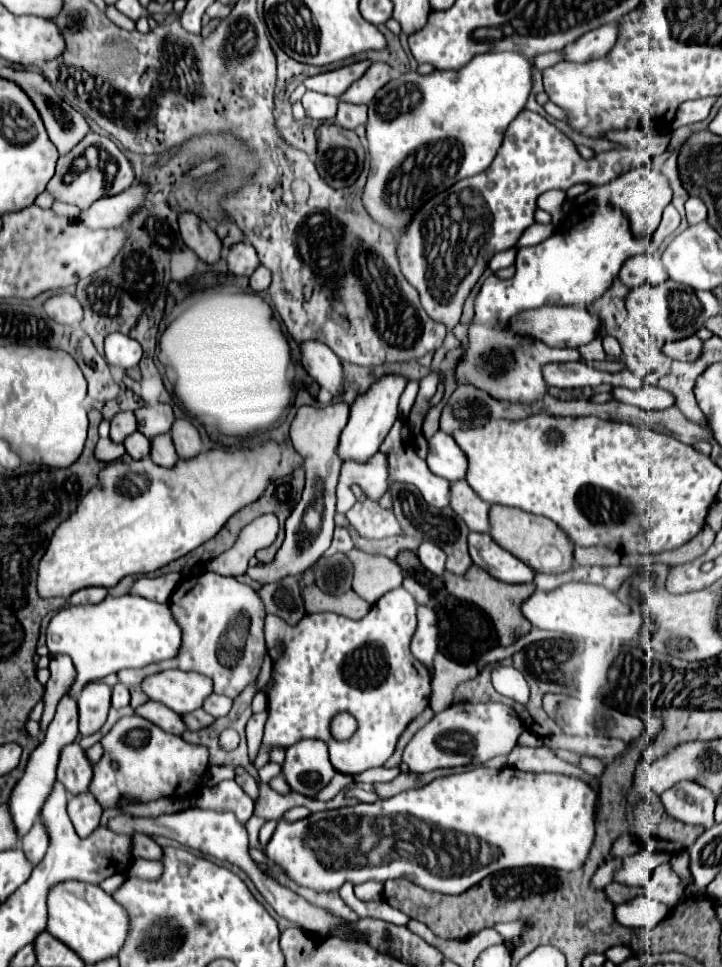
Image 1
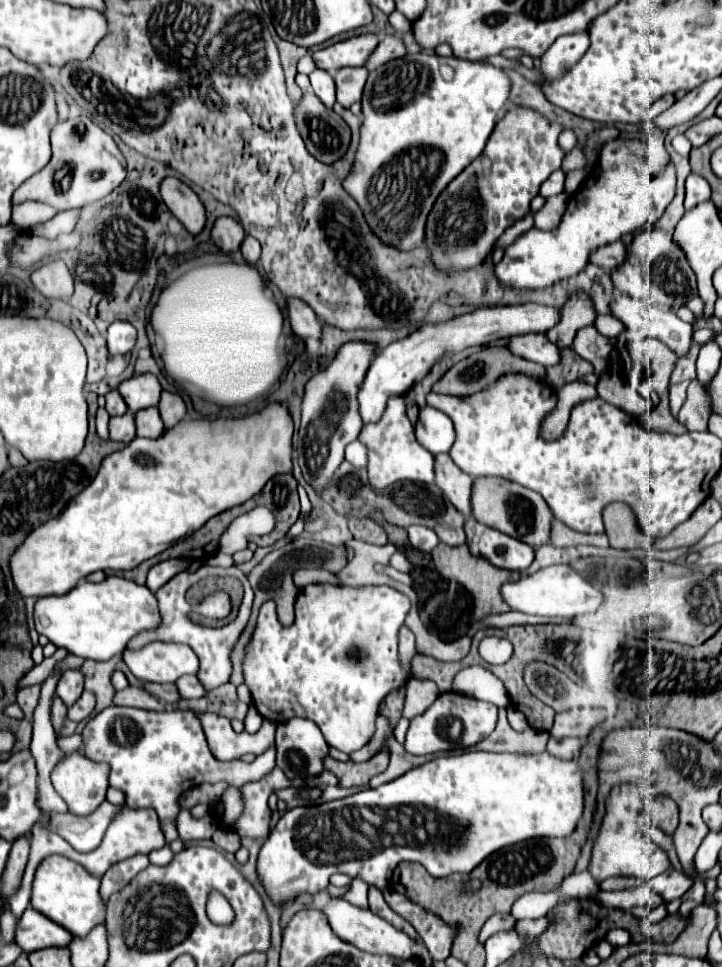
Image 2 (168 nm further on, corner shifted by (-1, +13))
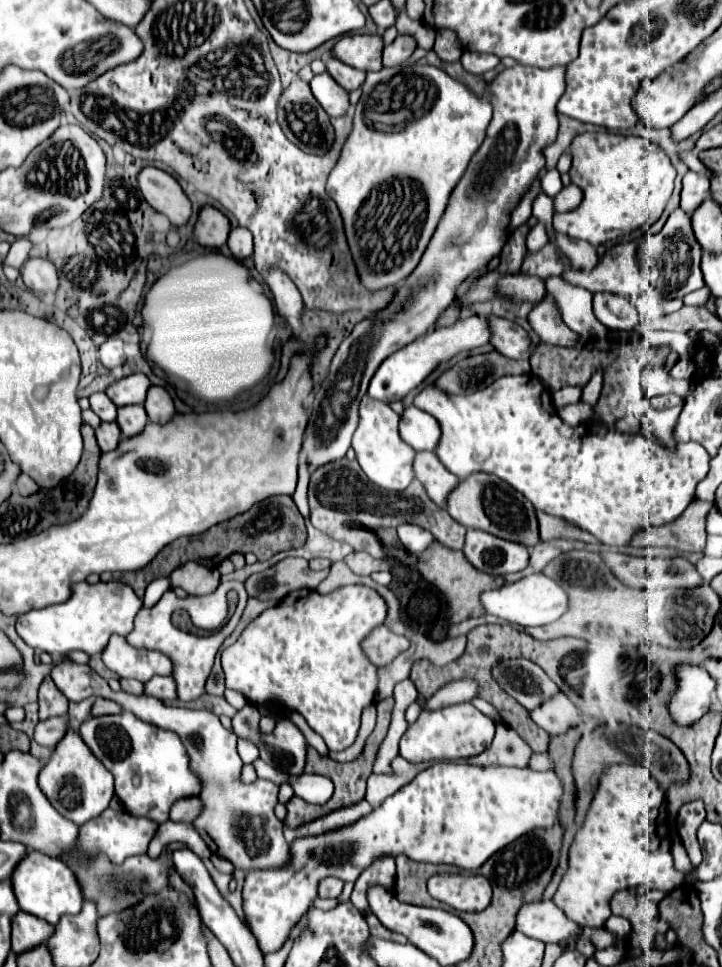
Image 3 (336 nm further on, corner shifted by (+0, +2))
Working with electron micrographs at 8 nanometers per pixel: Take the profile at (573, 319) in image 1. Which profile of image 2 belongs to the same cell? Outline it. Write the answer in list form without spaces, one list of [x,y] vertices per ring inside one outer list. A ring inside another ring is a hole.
[[[535,302],[515,304],[515,306],[495,306],[495,308],[477,308],[469,314],[455,316],[453,320],[447,320],[443,324],[425,324],[417,332],[409,334],[403,340],[397,340],[383,348],[371,362],[357,400],[359,400],[359,414],[363,420],[363,426],[377,424],[387,408],[389,396],[403,396],[409,392],[413,384],[417,384],[429,368],[447,352],[455,354],[469,346],[483,346],[497,338],[511,338],[515,334],[547,334],[553,326],[557,326],[561,320],[561,310],[553,306],[543,306]]]

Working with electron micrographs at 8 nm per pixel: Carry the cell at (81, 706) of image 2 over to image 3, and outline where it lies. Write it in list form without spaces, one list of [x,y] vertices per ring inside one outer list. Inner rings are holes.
[[[50,717],[46,721],[40,721],[34,729],[34,741],[42,747],[54,747],[68,729],[68,717]]]

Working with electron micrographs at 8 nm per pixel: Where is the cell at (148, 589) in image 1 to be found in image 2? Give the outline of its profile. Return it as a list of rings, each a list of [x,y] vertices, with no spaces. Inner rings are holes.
[[[165,560],[155,564],[147,574],[147,588],[151,592],[157,592],[163,584],[167,584],[175,574],[189,568],[189,560]]]

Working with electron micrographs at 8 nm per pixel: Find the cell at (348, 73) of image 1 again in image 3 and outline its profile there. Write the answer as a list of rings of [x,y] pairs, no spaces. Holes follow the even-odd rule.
[[[344,35],[334,45],[332,55],[360,71],[380,71],[382,37],[380,35]]]

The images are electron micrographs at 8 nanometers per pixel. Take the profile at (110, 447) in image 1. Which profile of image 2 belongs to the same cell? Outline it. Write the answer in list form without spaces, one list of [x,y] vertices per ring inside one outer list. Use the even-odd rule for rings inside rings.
[[[99,408],[97,412],[97,434],[103,440],[109,440],[109,414],[105,408]]]

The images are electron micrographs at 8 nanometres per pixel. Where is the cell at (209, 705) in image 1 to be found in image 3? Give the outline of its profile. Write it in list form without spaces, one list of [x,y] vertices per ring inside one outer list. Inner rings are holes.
[[[152,677],[150,681],[144,683],[144,693],[146,695],[152,695],[152,697],[158,697],[160,701],[166,701],[166,699],[176,699],[176,685],[172,681],[172,677]]]

